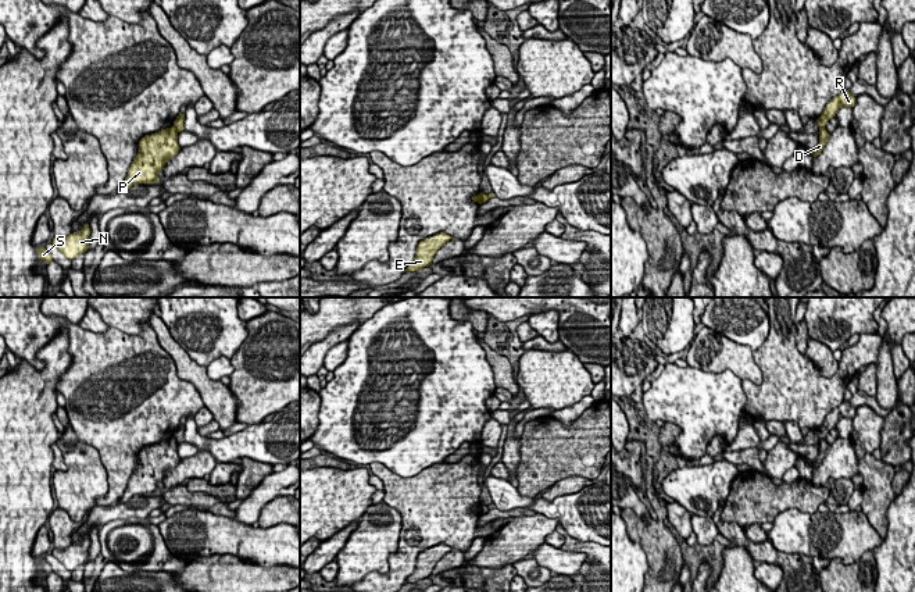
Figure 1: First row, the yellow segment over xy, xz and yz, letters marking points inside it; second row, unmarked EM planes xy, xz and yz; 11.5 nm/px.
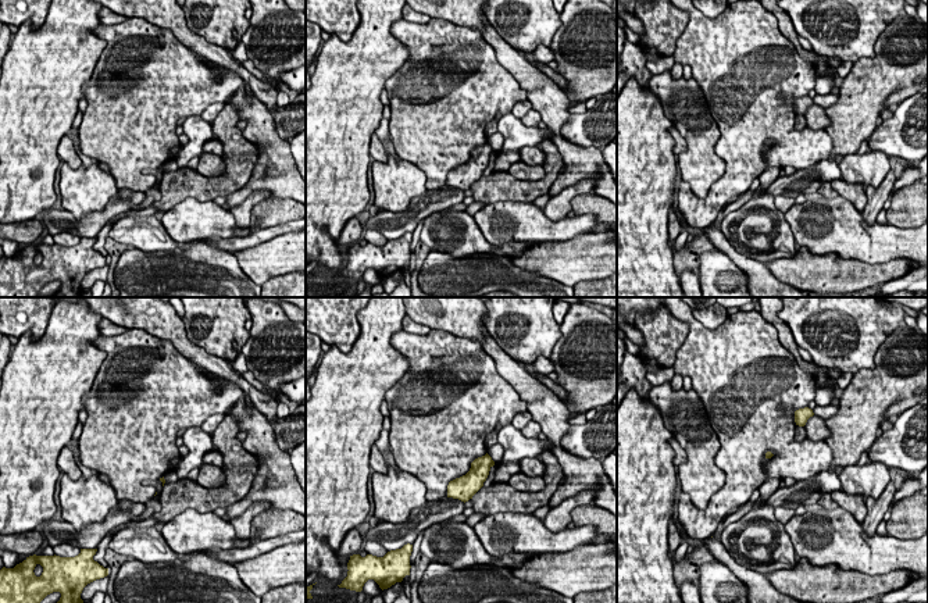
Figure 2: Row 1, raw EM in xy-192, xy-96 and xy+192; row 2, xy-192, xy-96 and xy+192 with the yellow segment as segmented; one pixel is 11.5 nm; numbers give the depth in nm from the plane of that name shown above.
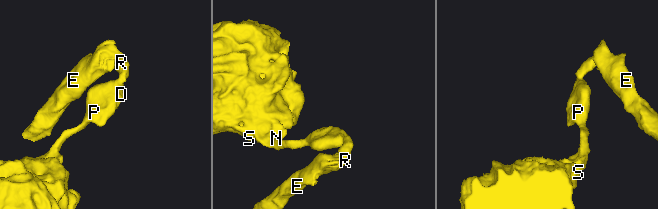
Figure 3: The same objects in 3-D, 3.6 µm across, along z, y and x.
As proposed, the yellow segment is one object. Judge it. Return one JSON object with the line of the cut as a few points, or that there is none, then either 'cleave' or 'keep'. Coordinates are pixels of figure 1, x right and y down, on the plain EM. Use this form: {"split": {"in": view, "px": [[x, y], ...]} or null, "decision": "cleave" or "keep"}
{"split": {"in": "xy", "px": [[174, 437], [178, 442]]}, "decision": "cleave"}

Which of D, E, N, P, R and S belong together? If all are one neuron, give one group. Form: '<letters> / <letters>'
D N P S / E R

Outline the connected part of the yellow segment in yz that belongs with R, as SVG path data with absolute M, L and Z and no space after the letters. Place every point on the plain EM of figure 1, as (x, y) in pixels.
M843 402L839 407L833 409L825 418L822 427L816 431L818 438L825 439L829 431L836 428L840 418L854 418L855 417L855 409L848 402Z

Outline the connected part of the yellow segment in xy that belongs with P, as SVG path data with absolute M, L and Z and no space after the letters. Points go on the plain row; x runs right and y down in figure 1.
M176 438L142 449L139 452L139 464L128 479L128 486L119 502L128 502L135 495L154 495L160 492L158 484L164 481L169 470L178 466L179 460Z

